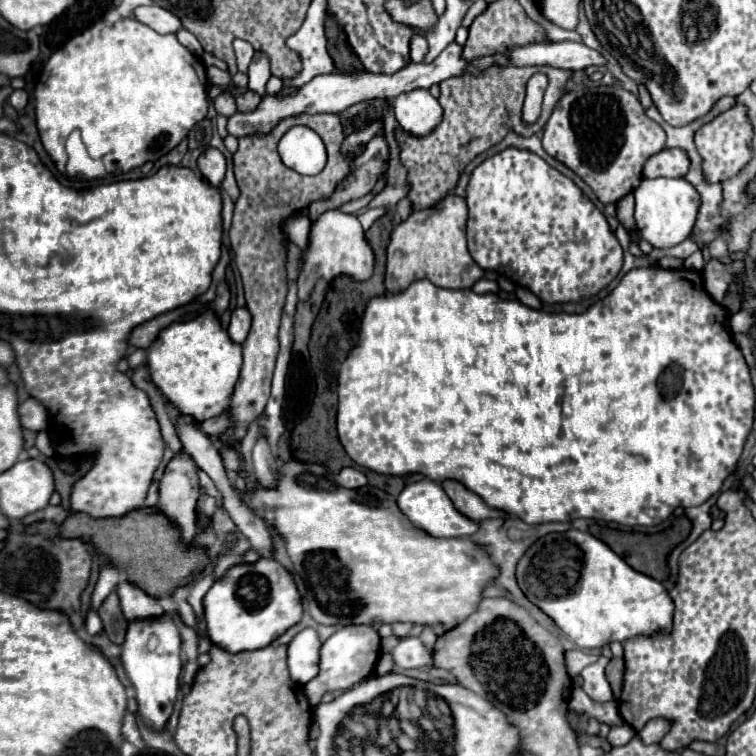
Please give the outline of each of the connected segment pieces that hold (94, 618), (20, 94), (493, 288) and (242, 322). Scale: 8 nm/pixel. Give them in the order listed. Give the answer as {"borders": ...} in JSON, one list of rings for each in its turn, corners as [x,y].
{"borders":[[[[88,611],[88,617],[86,617],[86,631],[88,631],[90,635],[102,633],[102,621],[100,621],[100,617],[98,617],[94,611]]],[[[16,89],[16,91],[12,91],[12,95],[6,99],[6,103],[8,103],[10,107],[14,107],[16,111],[20,111],[20,109],[24,109],[24,107],[28,105],[28,93],[26,93],[24,89]]],[[[480,279],[480,281],[472,287],[472,291],[476,291],[476,293],[498,293],[498,283],[490,279]]],[[[236,307],[232,311],[230,325],[228,325],[228,333],[230,333],[232,341],[242,343],[248,337],[250,327],[252,327],[252,315],[248,313],[248,309],[246,307]]]]}

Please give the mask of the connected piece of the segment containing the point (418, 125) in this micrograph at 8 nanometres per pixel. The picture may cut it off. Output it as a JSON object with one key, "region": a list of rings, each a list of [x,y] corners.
{"region":[[[412,89],[394,99],[394,113],[404,131],[414,137],[428,135],[442,119],[440,103],[428,89]]]}

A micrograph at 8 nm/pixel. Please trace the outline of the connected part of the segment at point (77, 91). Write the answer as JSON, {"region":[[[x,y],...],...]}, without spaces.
{"region":[[[126,17],[126,19],[118,19],[114,23],[110,21],[98,21],[96,25],[88,27],[86,31],[82,31],[80,35],[72,37],[62,49],[54,51],[48,59],[48,63],[44,65],[42,73],[40,73],[40,81],[36,83],[34,87],[34,99],[36,99],[36,127],[38,127],[38,135],[40,135],[40,141],[44,145],[44,151],[48,153],[48,157],[52,159],[52,163],[56,165],[56,169],[60,173],[64,173],[64,167],[66,167],[66,151],[64,151],[64,143],[68,139],[68,135],[74,131],[74,129],[80,129],[82,133],[82,141],[86,145],[86,149],[90,151],[90,155],[94,159],[102,159],[106,169],[112,173],[116,169],[120,171],[130,171],[130,169],[136,169],[136,167],[142,167],[144,163],[148,161],[158,161],[160,157],[164,157],[166,153],[170,153],[186,135],[188,131],[206,117],[206,111],[208,111],[208,77],[206,77],[206,69],[204,65],[200,63],[200,59],[196,55],[192,55],[184,45],[180,45],[180,41],[176,39],[176,35],[160,35],[156,33],[154,29],[150,29],[148,25],[136,21],[134,17]]]}

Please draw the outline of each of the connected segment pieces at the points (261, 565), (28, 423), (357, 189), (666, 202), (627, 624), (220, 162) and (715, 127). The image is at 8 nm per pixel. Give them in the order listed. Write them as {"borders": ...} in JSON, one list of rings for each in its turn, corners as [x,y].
{"borders":[[[[258,559],[248,565],[234,565],[218,579],[204,597],[206,631],[210,641],[228,651],[254,651],[268,647],[302,619],[302,601],[292,575],[276,559]]],[[[32,397],[26,399],[18,407],[18,415],[20,415],[22,427],[26,427],[30,431],[42,431],[48,425],[48,411],[36,399],[32,399]]],[[[384,137],[372,139],[366,145],[364,153],[352,161],[350,175],[344,177],[344,181],[336,187],[336,191],[326,199],[318,199],[318,201],[310,203],[310,207],[308,207],[310,219],[314,221],[326,209],[338,209],[342,203],[370,193],[374,183],[378,181],[378,177],[386,171],[386,159],[388,159],[386,139]]],[[[672,177],[642,179],[642,183],[634,189],[634,197],[636,231],[652,247],[674,247],[690,237],[700,211],[700,195],[696,193],[696,189],[692,189],[692,185],[688,185],[688,181]]],[[[578,529],[540,537],[518,561],[516,579],[522,593],[582,649],[672,627],[674,603],[664,585],[634,571],[606,543]]],[[[206,149],[200,159],[198,159],[198,169],[202,173],[202,177],[212,185],[218,187],[224,179],[226,173],[226,159],[218,149]]],[[[734,105],[730,111],[718,115],[714,121],[702,125],[696,133],[696,147],[702,157],[702,169],[706,175],[706,181],[716,183],[722,179],[734,177],[742,167],[752,158],[750,142],[752,139],[752,127],[746,117],[746,109],[742,105]]]]}

